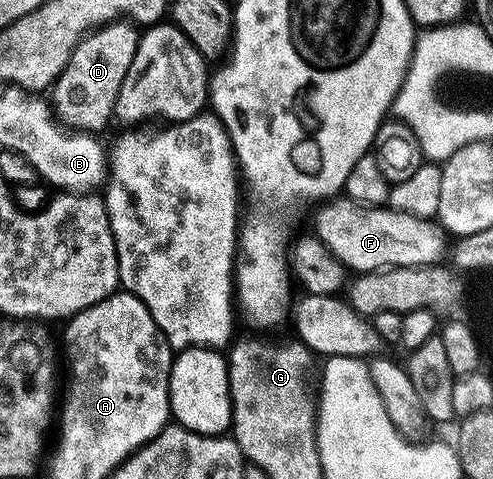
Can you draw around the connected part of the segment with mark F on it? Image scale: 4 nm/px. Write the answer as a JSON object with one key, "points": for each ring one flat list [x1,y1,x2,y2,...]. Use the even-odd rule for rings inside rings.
{"points":[[335,199,324,204,315,221,314,232,319,240,329,247,329,251,341,264,346,265,348,270,356,274,378,273,385,269,425,269,440,264,443,256,449,253,449,234,438,222,432,219,417,219,413,215,399,213,390,207,372,207,370,205,358,205,350,199]]}

